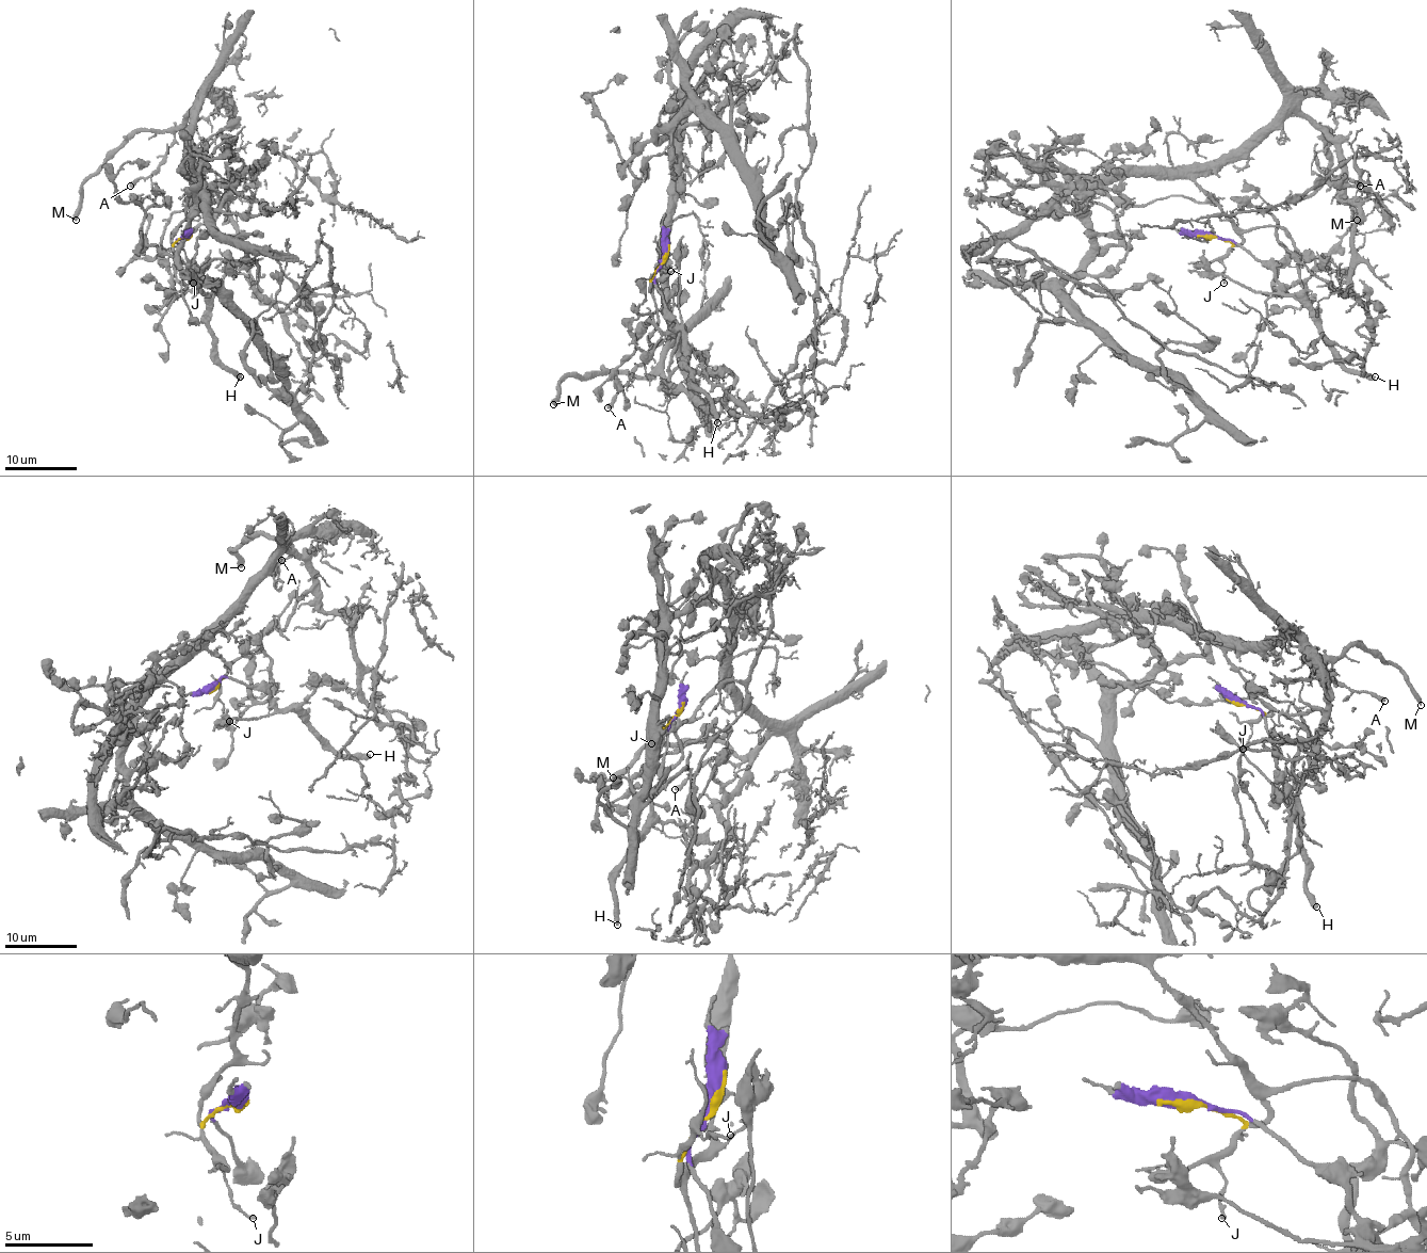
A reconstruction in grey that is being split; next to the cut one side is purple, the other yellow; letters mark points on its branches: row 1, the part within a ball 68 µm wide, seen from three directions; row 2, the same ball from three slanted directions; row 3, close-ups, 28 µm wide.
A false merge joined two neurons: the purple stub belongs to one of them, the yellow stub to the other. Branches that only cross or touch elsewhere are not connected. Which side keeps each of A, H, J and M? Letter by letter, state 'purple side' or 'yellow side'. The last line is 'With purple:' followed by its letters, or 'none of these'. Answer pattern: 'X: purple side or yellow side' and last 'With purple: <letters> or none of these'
A: yellow side
H: purple side
J: yellow side
M: yellow side
With purple: H

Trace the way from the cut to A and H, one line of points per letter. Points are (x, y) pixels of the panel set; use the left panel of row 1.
A: (187, 237), (174, 244), (173, 231), (184, 219), (190, 116), (174, 134), (163, 163), (129, 187)
H: (187, 235), (178, 244), (197, 271), (196, 284), (208, 305), (213, 353), (241, 376)

